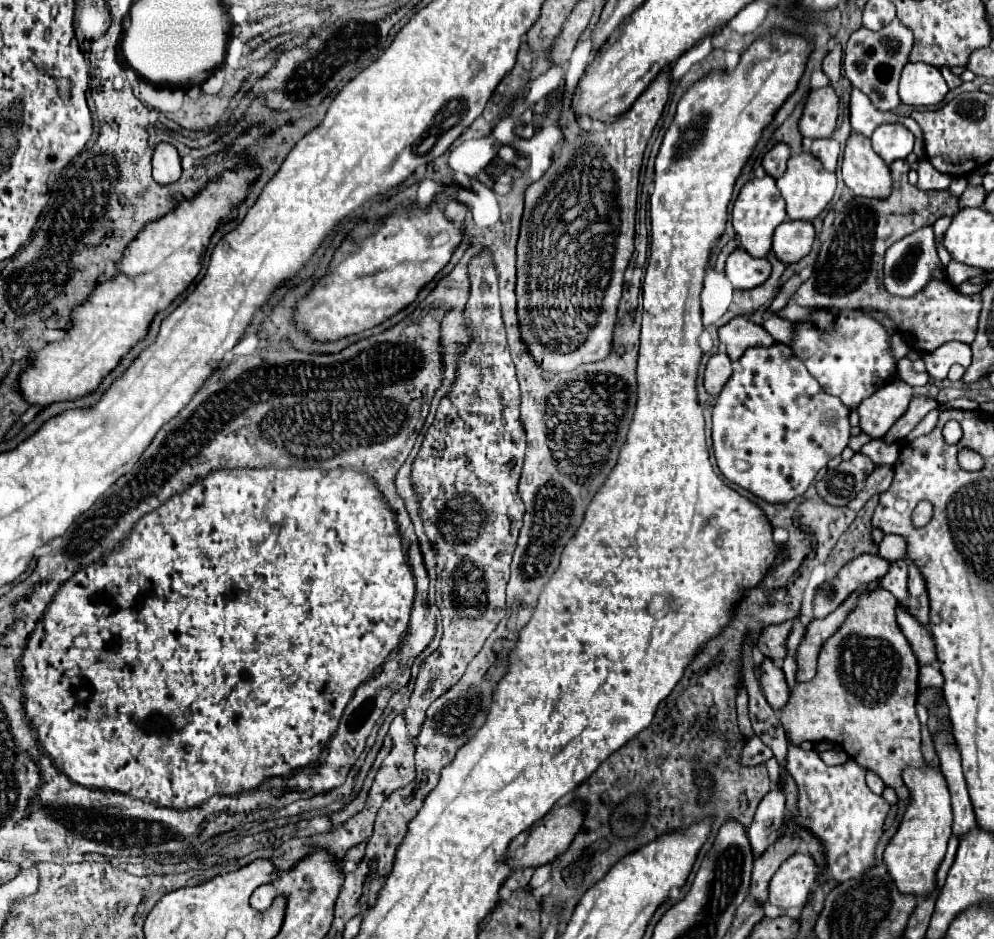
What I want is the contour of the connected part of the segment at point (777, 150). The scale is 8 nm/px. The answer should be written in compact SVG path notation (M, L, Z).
M780 141L780 143L776 143L776 145L764 155L762 165L764 165L764 169L766 169L768 175L772 175L774 179L778 179L778 177L786 171L788 159L790 159L790 147L788 147L784 141Z

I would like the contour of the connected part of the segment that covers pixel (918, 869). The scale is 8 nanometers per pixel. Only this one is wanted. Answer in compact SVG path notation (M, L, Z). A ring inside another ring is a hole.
M932 767L906 769L904 783L910 785L910 805L902 819L900 829L884 851L884 865L902 895L930 897L936 893L936 871L944 859L948 839L952 835L952 807L950 793L942 773Z

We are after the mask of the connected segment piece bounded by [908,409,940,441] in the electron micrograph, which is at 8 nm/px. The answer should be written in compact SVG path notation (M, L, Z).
M934 409L934 411L930 411L920 423L918 423L918 427L914 427L914 431L908 435L908 441L912 441L914 437L920 437L920 435L926 435L926 433L930 433L934 427L936 427L936 421L938 421L938 409Z

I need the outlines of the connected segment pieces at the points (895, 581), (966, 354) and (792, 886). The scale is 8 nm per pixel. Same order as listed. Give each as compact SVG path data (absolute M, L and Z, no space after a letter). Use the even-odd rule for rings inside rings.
M898 559L890 565L890 571L880 579L879 587L890 591L902 603L910 597L906 583L908 583L908 565L904 559Z
M964 347L964 351L932 351L932 355L922 355L922 361L926 363L928 375L942 381L954 363L968 367L972 363L972 353L970 347Z
M794 853L770 881L768 903L780 907L782 911L798 911L808 903L814 889L816 863L808 853Z

